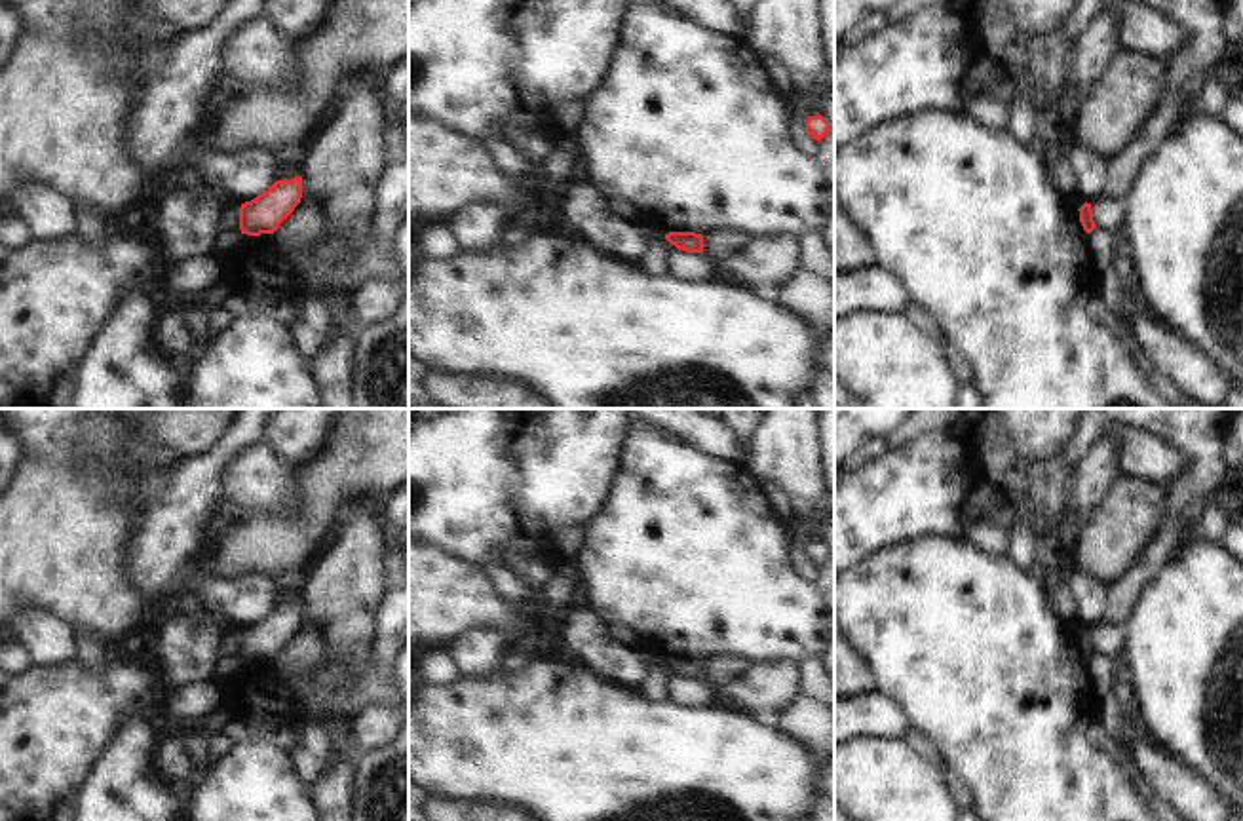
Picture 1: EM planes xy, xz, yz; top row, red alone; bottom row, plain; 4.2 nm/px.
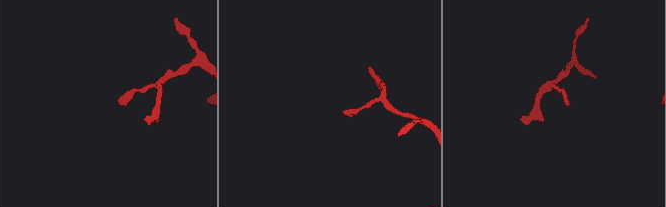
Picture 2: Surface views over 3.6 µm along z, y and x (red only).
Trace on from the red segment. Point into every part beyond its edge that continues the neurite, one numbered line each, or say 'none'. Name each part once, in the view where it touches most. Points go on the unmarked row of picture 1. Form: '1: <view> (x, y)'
none

